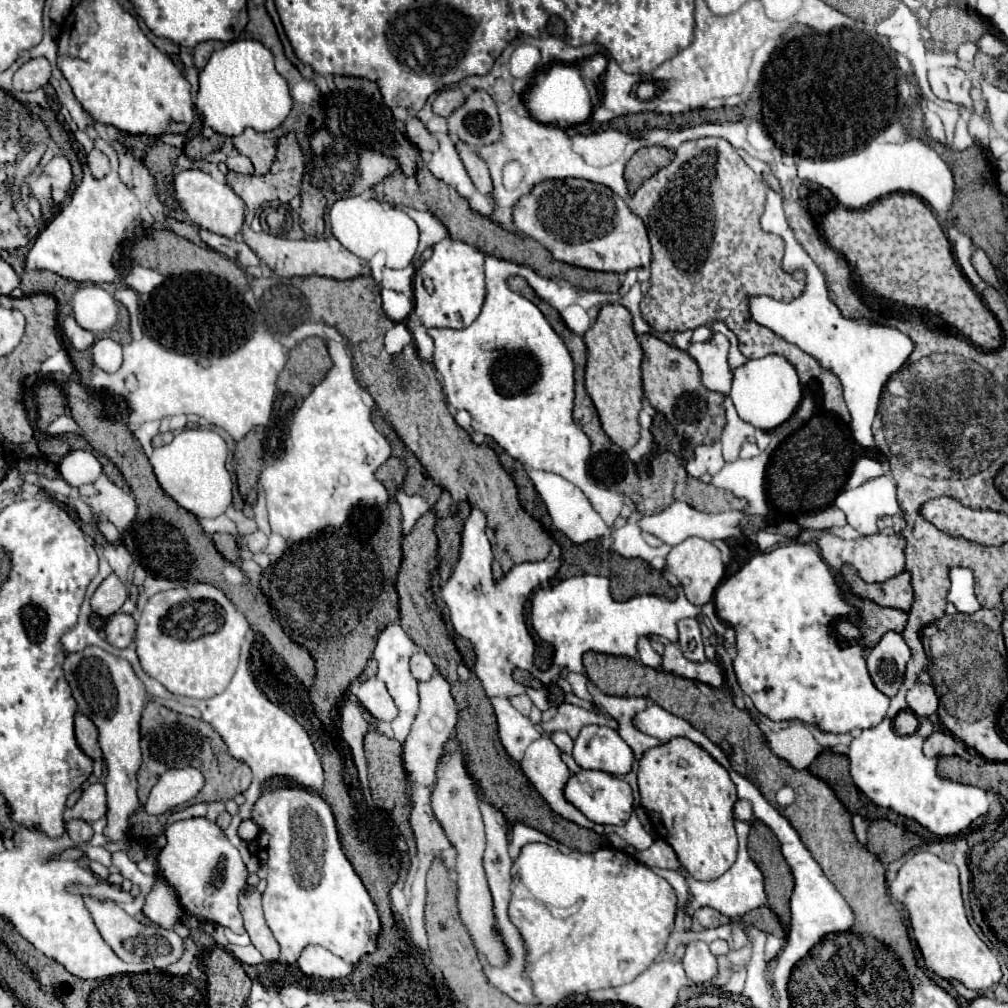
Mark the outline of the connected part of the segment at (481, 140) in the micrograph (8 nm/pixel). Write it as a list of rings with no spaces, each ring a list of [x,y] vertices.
[[[473,90],[463,106],[449,118],[449,134],[467,142],[473,148],[497,142],[501,136],[497,106],[485,90]]]

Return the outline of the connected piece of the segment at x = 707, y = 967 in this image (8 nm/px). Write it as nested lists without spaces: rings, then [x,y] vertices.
[[[701,940],[689,942],[683,956],[683,966],[693,984],[703,984],[717,974],[717,958],[711,954],[709,946]]]

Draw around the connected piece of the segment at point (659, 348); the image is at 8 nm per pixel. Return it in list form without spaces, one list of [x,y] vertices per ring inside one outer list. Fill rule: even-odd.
[[[651,334],[639,336],[643,348],[643,390],[645,398],[651,406],[665,414],[665,418],[673,424],[679,436],[689,440],[693,446],[697,444],[711,444],[719,440],[721,428],[725,424],[725,408],[723,408],[723,394],[711,392],[701,384],[701,372],[697,362],[683,350],[661,342]]]

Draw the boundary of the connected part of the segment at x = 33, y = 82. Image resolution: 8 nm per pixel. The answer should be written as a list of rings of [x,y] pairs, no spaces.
[[[33,58],[15,72],[13,86],[15,90],[33,92],[43,88],[49,82],[49,78],[51,78],[51,64],[47,62],[47,58]]]

